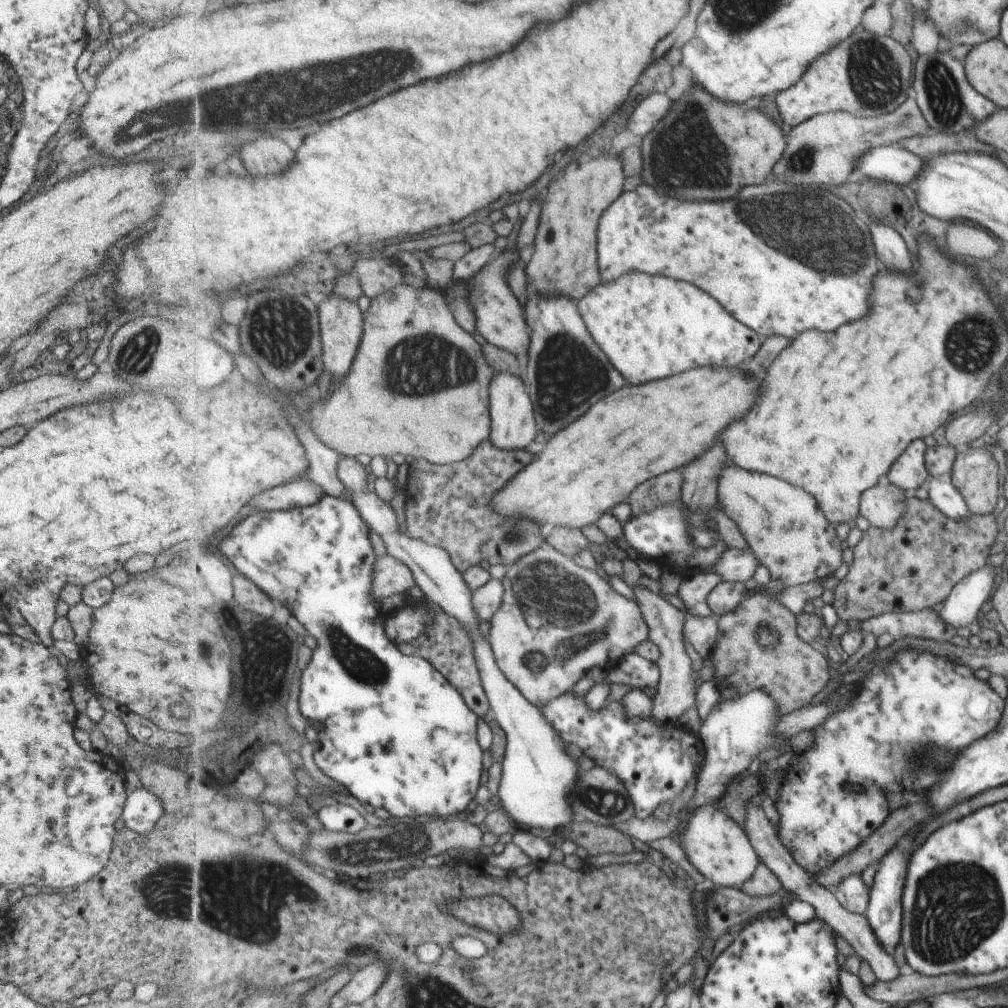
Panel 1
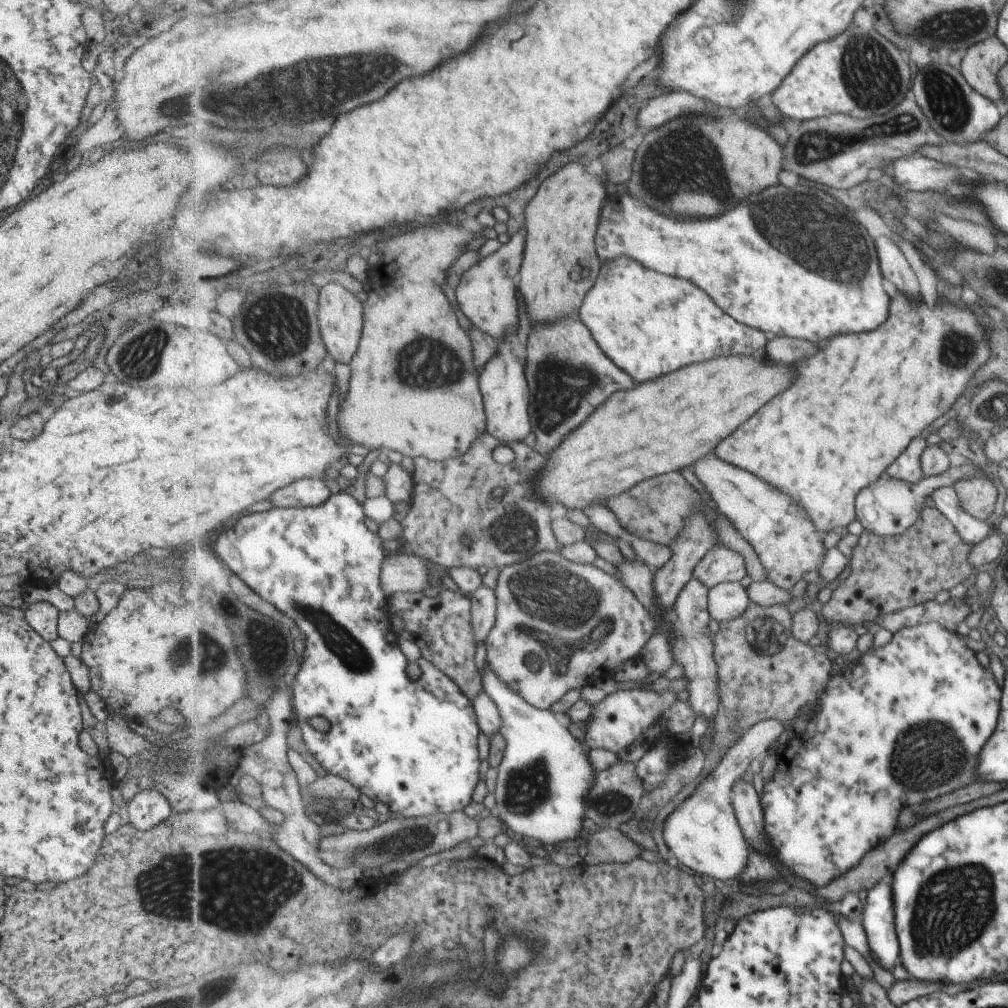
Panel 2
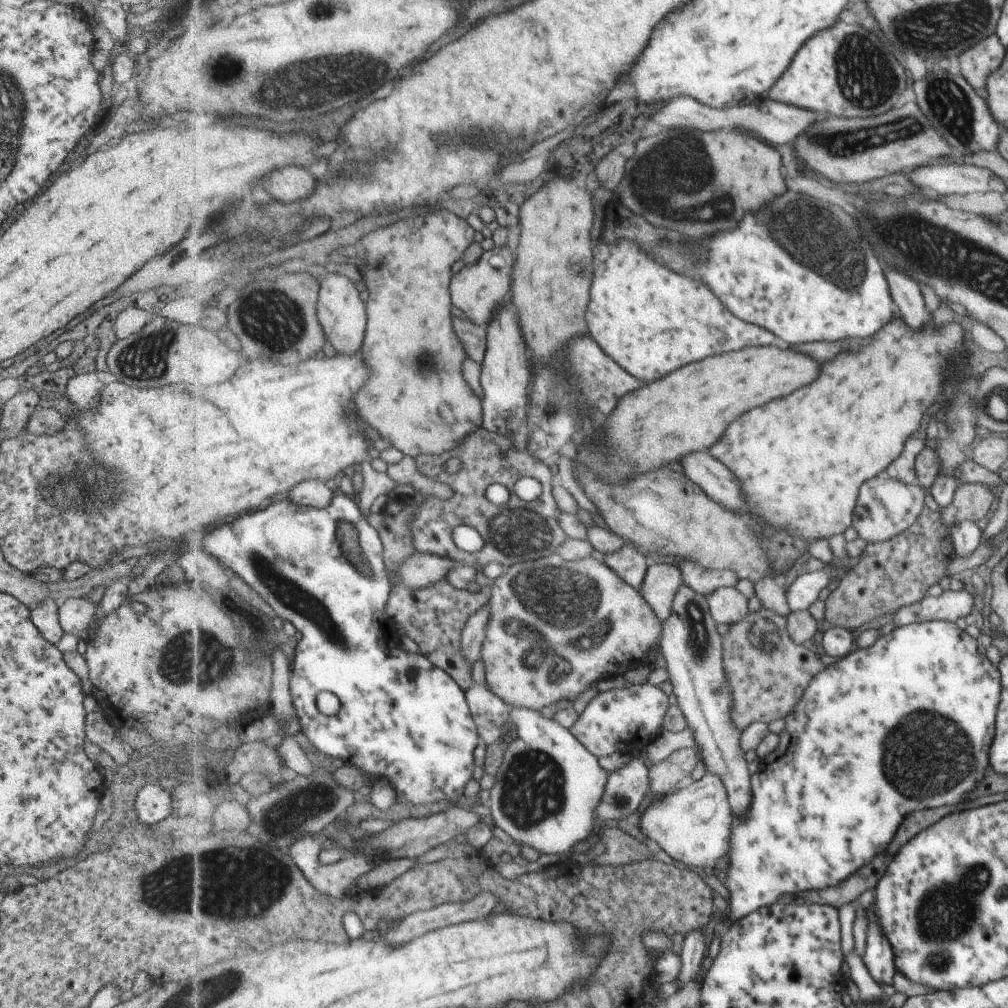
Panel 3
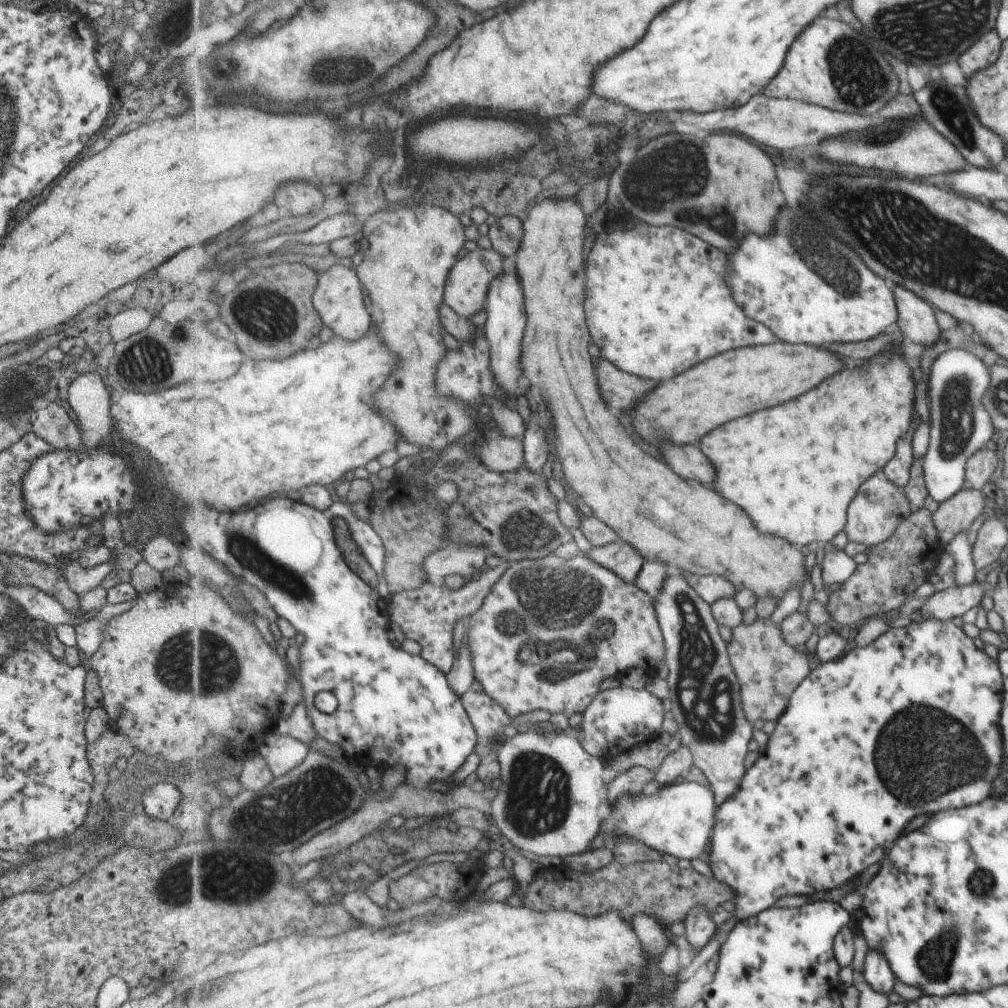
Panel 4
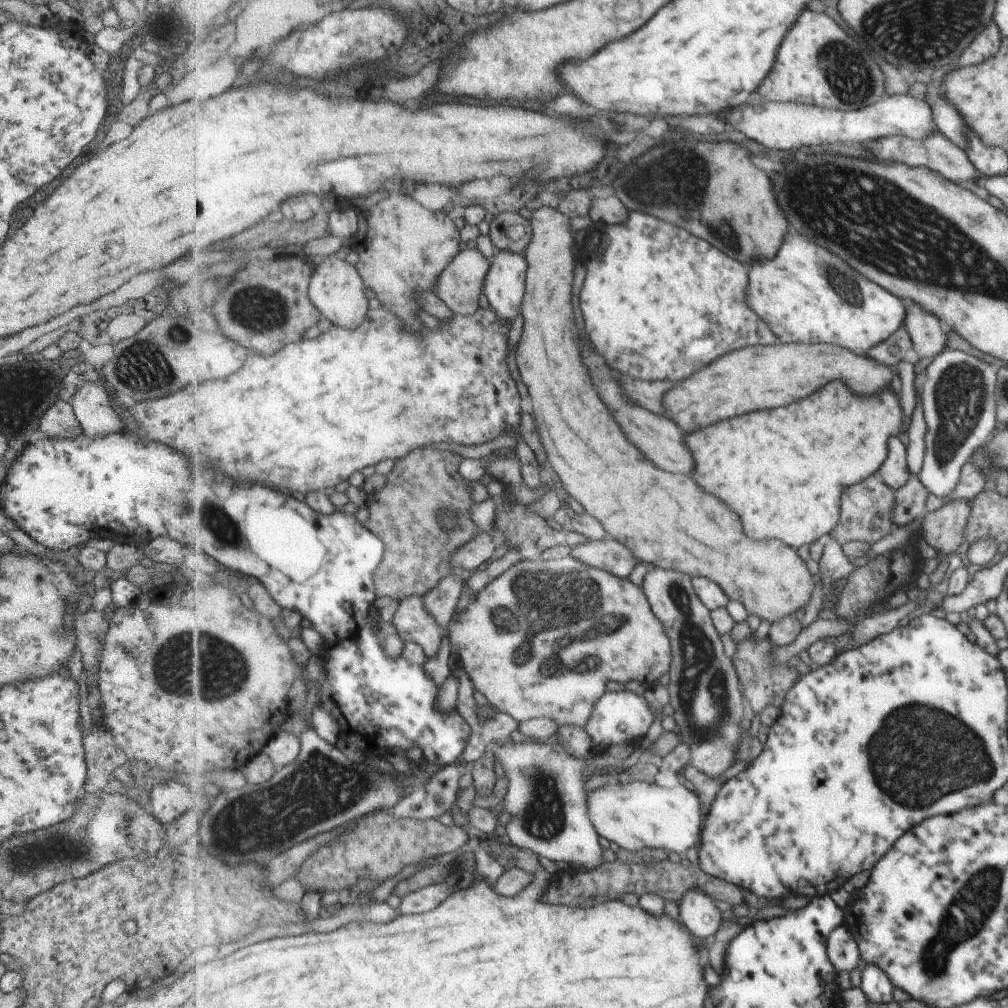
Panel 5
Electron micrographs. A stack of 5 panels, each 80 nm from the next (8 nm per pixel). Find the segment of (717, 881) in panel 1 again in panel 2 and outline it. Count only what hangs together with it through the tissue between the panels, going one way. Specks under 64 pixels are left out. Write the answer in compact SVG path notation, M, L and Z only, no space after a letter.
M762 720L745 731L740 739L723 754L722 761L710 777L705 776L691 794L681 799L681 806L673 809L664 820L663 840L671 858L693 869L697 875L709 879L740 880L750 864L750 846L739 824L733 803L733 788L748 766L767 752L767 748L783 734L785 726L777 720Z

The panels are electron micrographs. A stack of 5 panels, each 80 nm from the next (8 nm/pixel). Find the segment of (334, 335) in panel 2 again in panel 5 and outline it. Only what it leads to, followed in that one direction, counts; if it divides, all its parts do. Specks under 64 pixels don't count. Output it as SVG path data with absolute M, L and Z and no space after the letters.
M327 255L322 262L314 266L314 273L310 282L310 299L313 304L333 324L345 328L356 329L366 320L369 309L367 285L356 265L347 262L344 258Z

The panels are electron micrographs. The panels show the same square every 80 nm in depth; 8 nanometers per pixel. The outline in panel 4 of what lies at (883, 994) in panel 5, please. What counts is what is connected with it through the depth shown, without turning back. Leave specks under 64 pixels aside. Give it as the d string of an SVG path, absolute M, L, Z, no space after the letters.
M870 949L864 956L862 968L862 980L873 990L886 996L892 990L894 984L894 974L890 969L885 956L879 951Z

